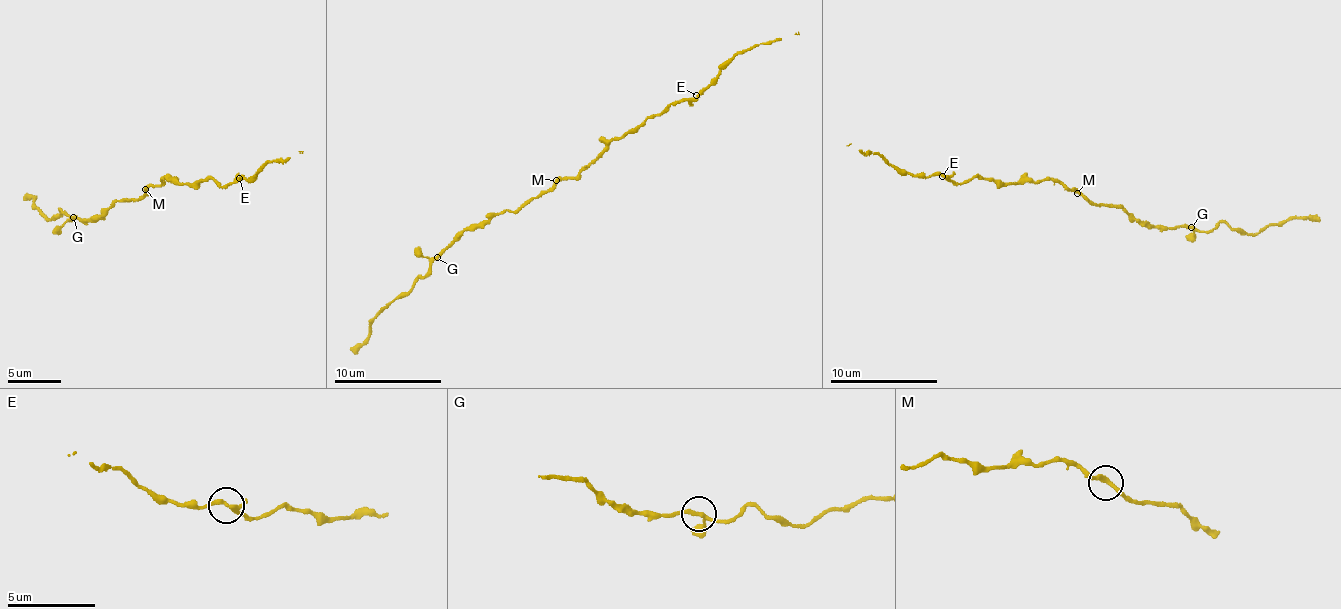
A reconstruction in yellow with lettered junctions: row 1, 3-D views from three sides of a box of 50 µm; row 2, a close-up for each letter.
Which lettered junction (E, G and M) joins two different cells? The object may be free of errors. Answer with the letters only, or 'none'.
none

